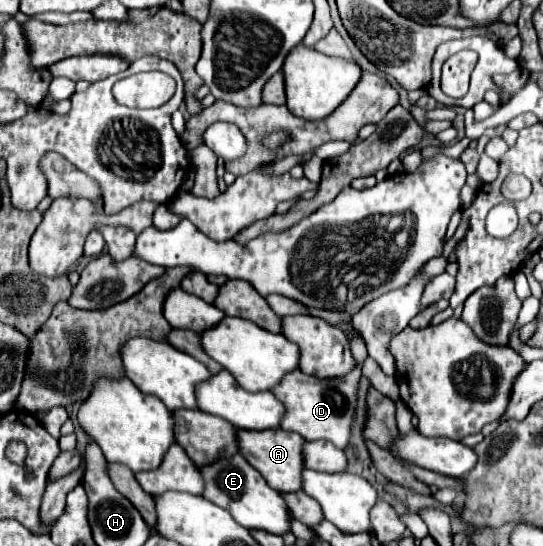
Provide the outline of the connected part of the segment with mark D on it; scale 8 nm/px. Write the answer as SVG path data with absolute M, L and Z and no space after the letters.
M359 337L353 339L351 351L353 351L353 357L359 361L359 365L357 365L357 371L351 371L347 375L347 379L319 379L319 377L311 377L301 371L295 371L293 375L289 375L289 379L285 379L285 383L281 383L281 387L277 387L277 391L273 391L277 399L285 403L285 409L287 409L285 423L281 425L283 429L295 431L307 441L325 439L341 449L349 445L351 427L353 427L355 409L357 409L357 391L359 391L359 373L361 373L359 367L365 359L363 339Z

